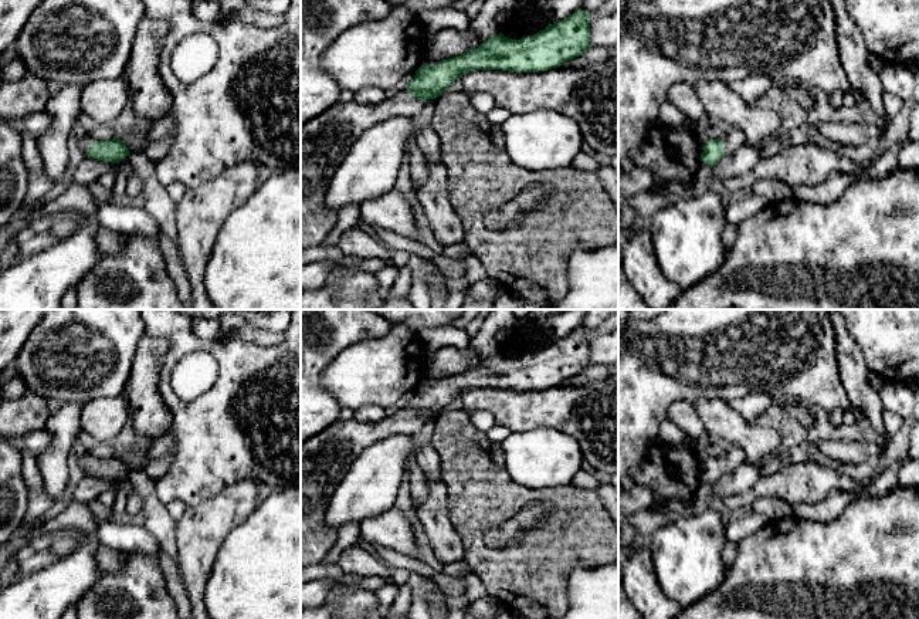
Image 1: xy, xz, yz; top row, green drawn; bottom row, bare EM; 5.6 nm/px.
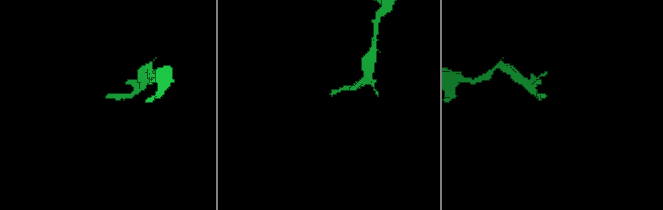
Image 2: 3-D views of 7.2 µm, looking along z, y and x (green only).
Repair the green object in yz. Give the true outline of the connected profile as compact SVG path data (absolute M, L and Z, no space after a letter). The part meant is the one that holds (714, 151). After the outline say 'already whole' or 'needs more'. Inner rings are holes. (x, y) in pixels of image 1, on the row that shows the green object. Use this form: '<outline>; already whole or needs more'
M732 128L722 139L712 139L705 145L701 160L712 168L725 155L736 152L743 145L746 145L743 132L739 128Z; needs more

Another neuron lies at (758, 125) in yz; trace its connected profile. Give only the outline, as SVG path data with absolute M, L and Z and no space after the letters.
M699 78L694 82L694 88L706 115L711 119L720 119L739 128L746 138L746 145L760 146L786 128L776 112L763 109L756 104L747 104L732 91L730 85L722 81Z

